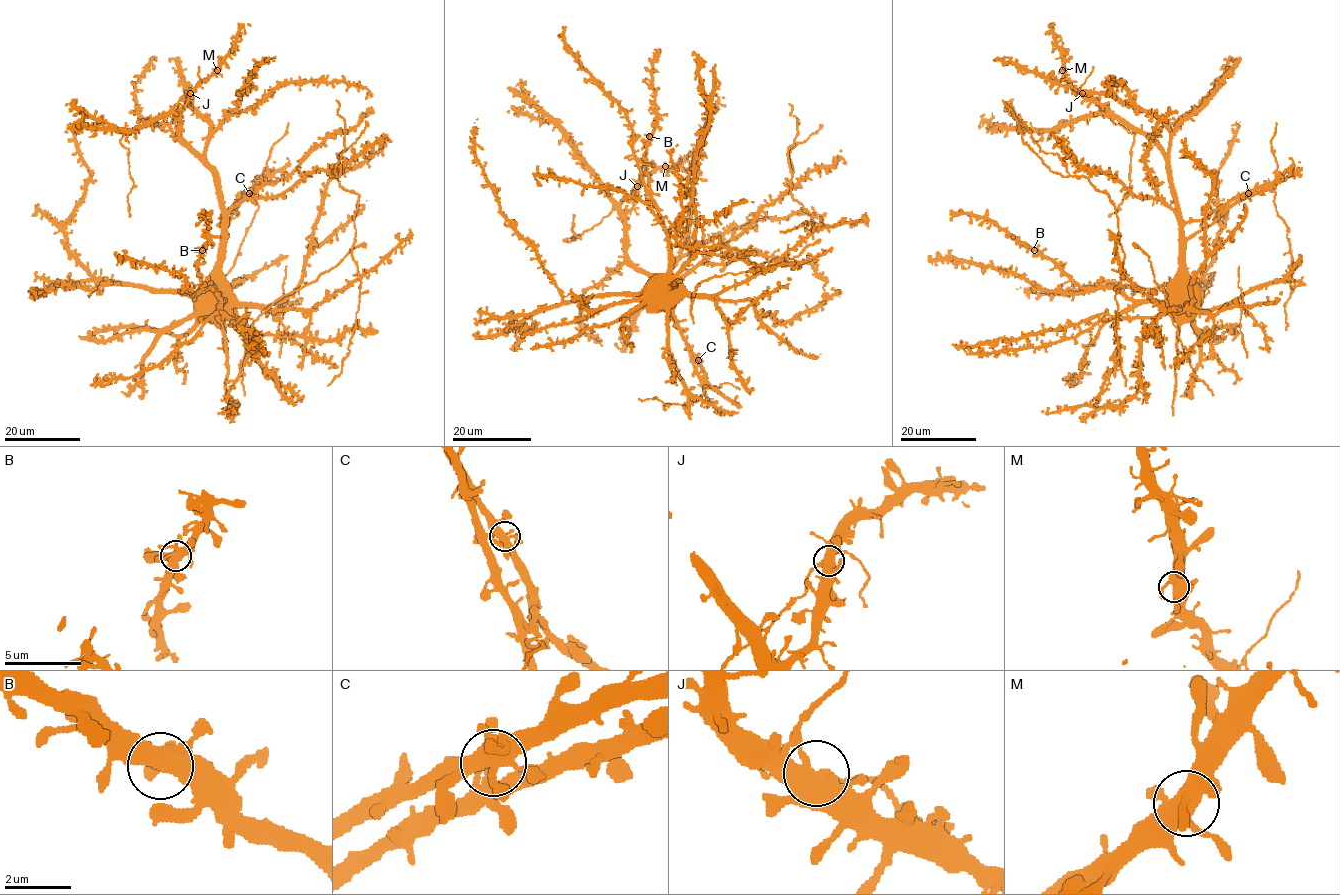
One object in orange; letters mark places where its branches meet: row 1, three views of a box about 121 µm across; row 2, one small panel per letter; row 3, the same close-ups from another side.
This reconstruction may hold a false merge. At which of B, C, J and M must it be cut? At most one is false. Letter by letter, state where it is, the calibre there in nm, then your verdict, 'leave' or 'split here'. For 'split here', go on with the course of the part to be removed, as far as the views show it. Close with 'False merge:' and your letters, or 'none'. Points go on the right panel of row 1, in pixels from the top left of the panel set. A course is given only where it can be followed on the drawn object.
B: place (1034, 250); calibre 460 nm; leave
C: place (1248, 193); calibre 440 nm; leave
J: place (1082, 93); calibre 500 nm; leave
M: place (1062, 70); calibre 480 nm; leave
False merge: none

